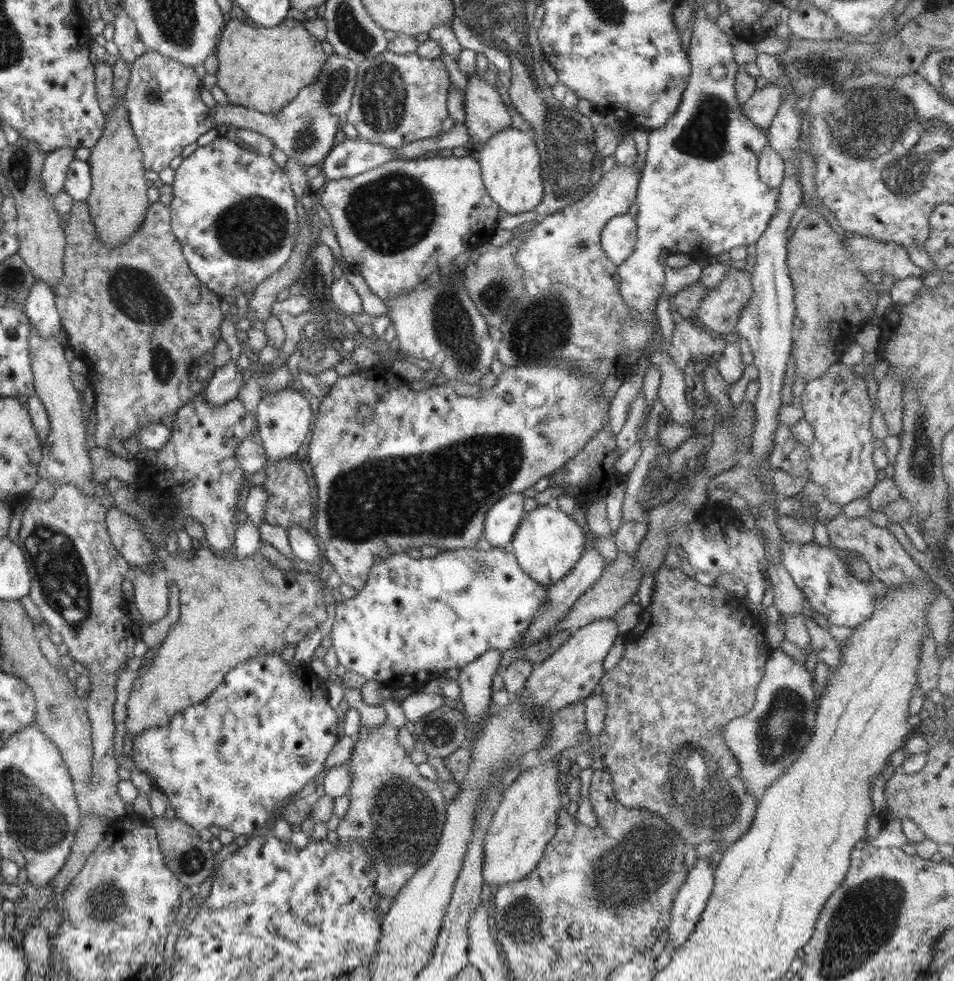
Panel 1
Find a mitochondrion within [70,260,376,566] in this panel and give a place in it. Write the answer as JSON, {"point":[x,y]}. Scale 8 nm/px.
{"point":[134,292]}

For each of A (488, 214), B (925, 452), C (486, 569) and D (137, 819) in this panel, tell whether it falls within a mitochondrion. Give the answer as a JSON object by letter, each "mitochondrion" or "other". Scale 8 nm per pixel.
{"A":"other","B":"mitochondrion","C":"mitochondrion","D":"other"}

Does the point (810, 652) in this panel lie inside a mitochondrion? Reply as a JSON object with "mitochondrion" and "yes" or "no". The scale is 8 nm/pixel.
{"mitochondrion":"no"}

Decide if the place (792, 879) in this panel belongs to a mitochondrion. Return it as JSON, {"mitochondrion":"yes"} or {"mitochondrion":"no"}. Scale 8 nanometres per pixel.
{"mitochondrion":"no"}

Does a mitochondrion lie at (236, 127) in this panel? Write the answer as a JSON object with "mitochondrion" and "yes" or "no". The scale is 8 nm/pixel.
{"mitochondrion":"no"}

